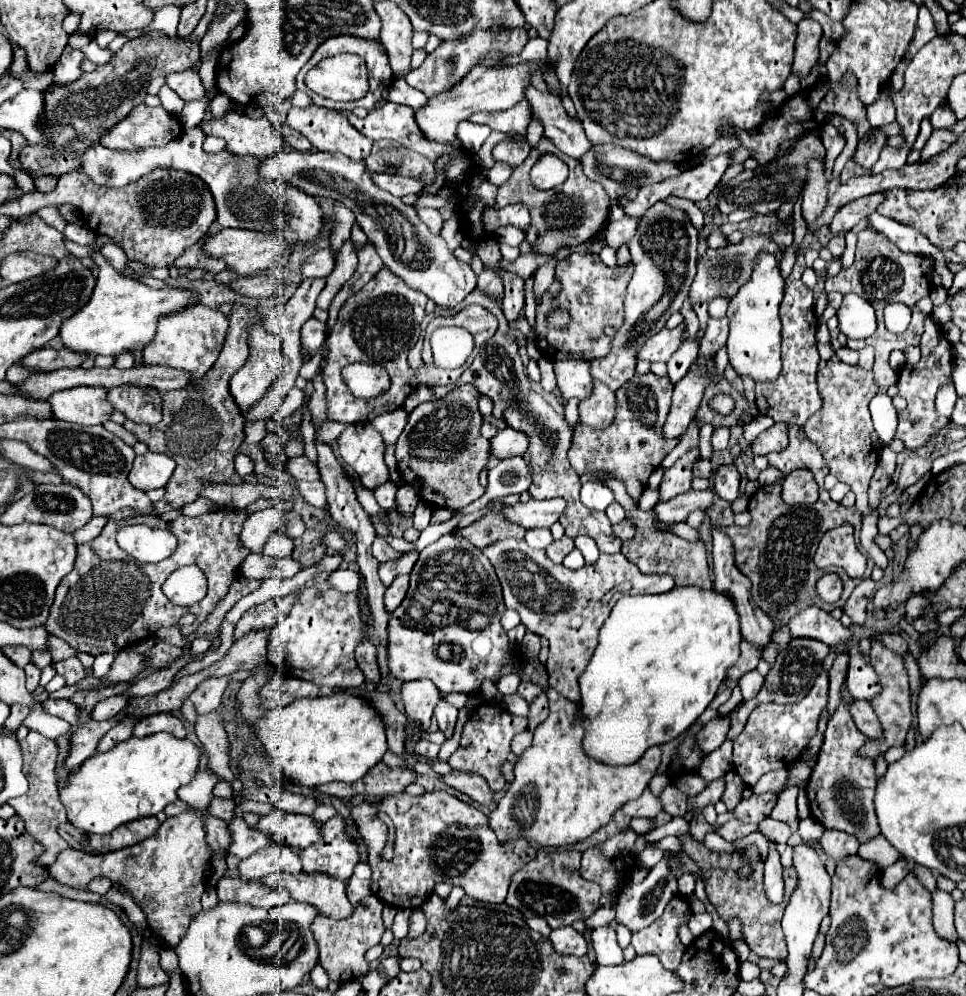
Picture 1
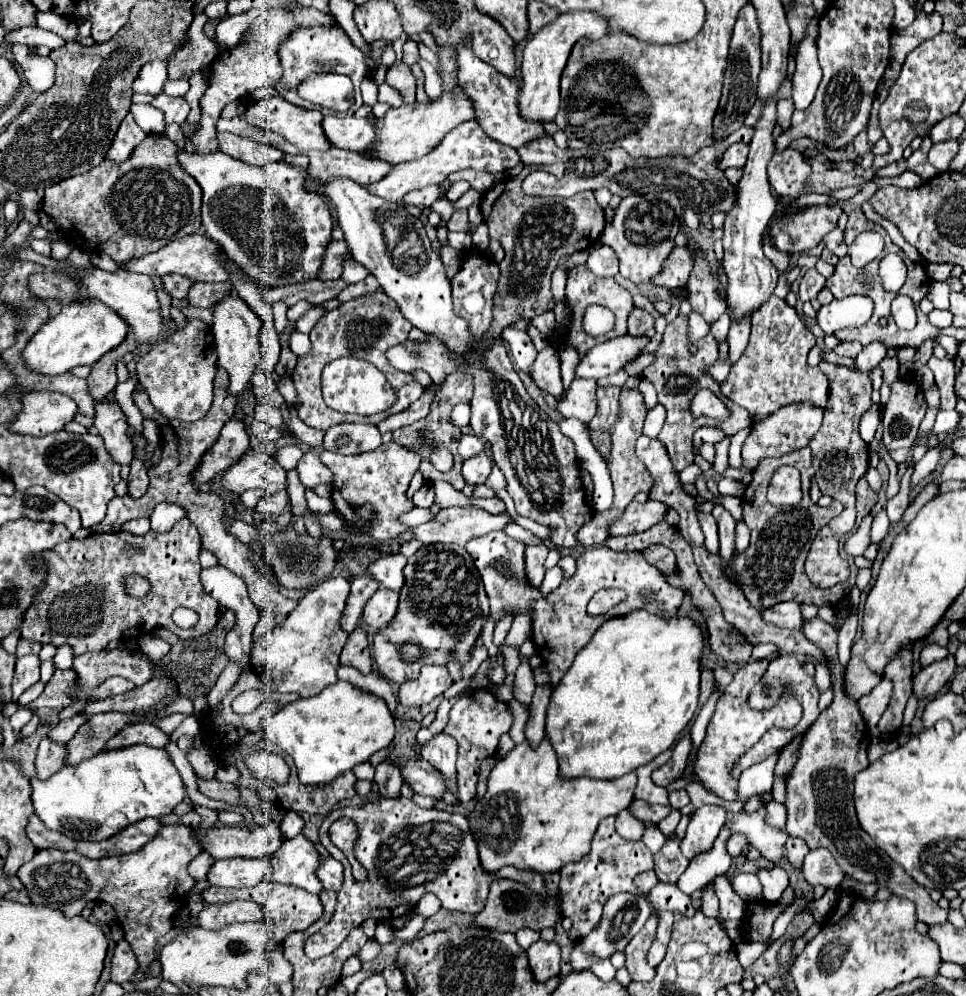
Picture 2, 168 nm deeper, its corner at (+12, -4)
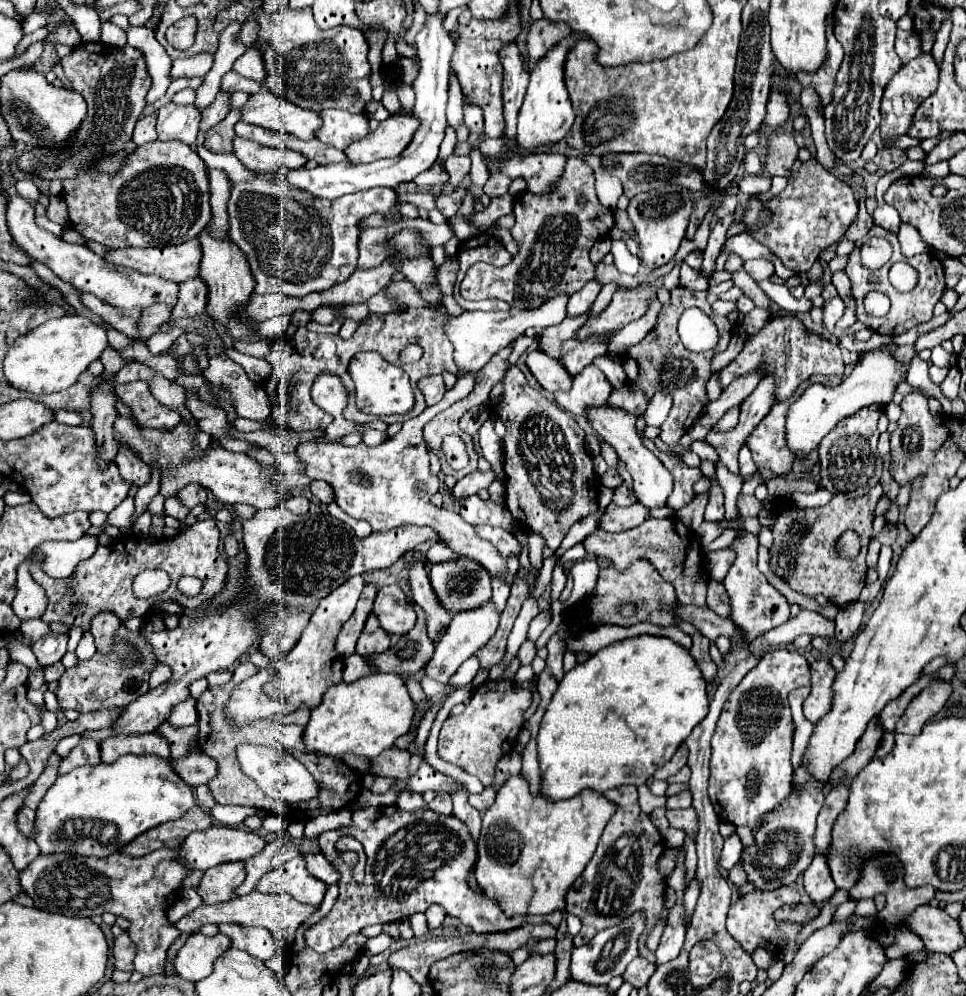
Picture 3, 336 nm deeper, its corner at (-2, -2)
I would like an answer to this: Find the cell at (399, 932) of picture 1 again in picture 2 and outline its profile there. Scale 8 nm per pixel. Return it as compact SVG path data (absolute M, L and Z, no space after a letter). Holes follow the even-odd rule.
M379 923L375 931L375 939L381 944L386 944L394 940L394 931L390 925L385 923Z

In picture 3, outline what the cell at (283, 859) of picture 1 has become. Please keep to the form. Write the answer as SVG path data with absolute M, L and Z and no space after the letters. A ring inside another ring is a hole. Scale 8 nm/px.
M243 862L219 864L215 868L205 870L197 892L201 894L205 904L207 902L209 904L223 902L223 900L233 898L233 890L243 884L245 876L247 876L247 872L245 872L245 864Z

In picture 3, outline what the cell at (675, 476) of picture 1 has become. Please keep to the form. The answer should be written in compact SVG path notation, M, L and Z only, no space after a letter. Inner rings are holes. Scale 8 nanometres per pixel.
M687 288L671 290L671 306L663 306L663 310L659 314L659 326L655 326L651 334L647 334L637 346L633 346L625 354L625 364L623 364L625 370L627 370L627 380L633 386L633 390L643 390L645 394L653 396L655 392L661 392L667 386L667 392L673 398L673 408L669 412L667 420L661 424L659 438L679 456L683 456L683 452L687 450L687 448L681 446L683 434L691 428L695 418L711 402L709 396L707 396L707 388L705 388L705 384L707 384L707 380L711 376L711 360L713 360L715 354L719 354L719 352L723 352L727 348L727 344L729 344L729 340L733 336L733 328L731 328L729 320L727 318L717 318L715 314L711 314L711 306L707 304L705 296L707 296L705 292L693 292L693 290L687 290ZM691 306L697 306L705 314L709 314L709 318L719 328L719 342L709 352L691 352L691 350L683 348L683 344L679 340L677 320ZM633 374L639 374L639 376L633 376Z

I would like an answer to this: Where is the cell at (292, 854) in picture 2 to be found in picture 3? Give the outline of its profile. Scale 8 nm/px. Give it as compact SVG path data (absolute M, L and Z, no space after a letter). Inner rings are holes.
M299 854L297 858L287 860L285 864L267 872L259 880L257 890L263 894L287 892L293 898L299 898L301 902L319 904L323 900L323 894L327 892L327 884L319 882L317 878L311 878L305 868L305 856Z

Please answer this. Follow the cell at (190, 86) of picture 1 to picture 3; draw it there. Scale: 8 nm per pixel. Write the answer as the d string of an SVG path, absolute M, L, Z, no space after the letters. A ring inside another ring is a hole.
M165 104L157 114L157 132L159 140L181 140L187 144L195 144L201 122L201 110L195 104Z

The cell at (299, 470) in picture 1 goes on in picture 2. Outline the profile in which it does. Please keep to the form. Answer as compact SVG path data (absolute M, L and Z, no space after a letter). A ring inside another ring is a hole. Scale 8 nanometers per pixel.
M241 454L241 458L223 472L219 486L233 494L261 488L271 496L287 488L287 472L269 454Z

